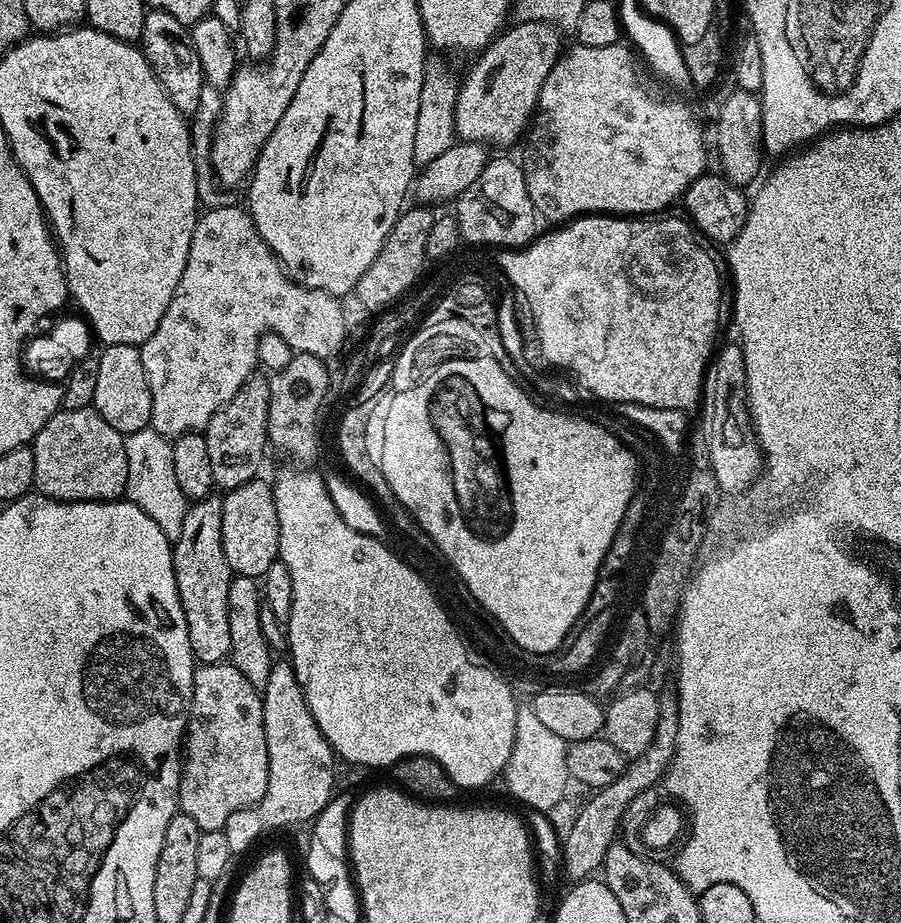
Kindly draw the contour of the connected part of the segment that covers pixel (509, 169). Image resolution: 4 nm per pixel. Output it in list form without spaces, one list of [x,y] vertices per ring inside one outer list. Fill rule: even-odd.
[[[508,156],[489,159],[488,165],[478,174],[477,180],[471,186],[466,186],[464,193],[455,201],[454,215],[458,222],[461,241],[472,244],[497,244],[500,250],[519,250],[525,244],[531,244],[538,235],[536,223],[538,217],[536,207],[530,202],[530,190],[526,190],[524,169]]]

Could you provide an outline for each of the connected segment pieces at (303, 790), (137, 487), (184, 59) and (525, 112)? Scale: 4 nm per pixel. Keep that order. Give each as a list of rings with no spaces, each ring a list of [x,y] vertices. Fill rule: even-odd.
[[[273,663],[270,678],[266,678],[266,686],[262,690],[262,699],[268,751],[268,789],[264,797],[251,808],[230,814],[222,831],[234,854],[246,851],[263,832],[312,822],[333,797],[336,788],[337,757],[322,730],[318,730],[314,714],[310,714],[306,706],[302,686],[291,663]]]
[[[151,426],[129,432],[124,437],[126,446],[126,498],[134,506],[138,506],[154,522],[158,522],[162,534],[170,541],[176,541],[182,534],[182,522],[186,522],[186,514],[190,501],[178,486],[177,475],[174,474],[174,450],[169,437],[158,434]]]
[[[152,10],[145,15],[144,29],[139,43],[158,82],[166,90],[170,102],[174,102],[178,111],[191,114],[199,106],[200,95],[206,92],[206,85],[202,66],[198,62],[198,54],[192,47],[189,29],[182,22],[178,22],[178,18],[165,12]]]
[[[516,22],[505,27],[483,52],[455,89],[456,135],[475,144],[512,144],[525,135],[542,94],[546,74],[562,54],[561,33],[552,24]]]

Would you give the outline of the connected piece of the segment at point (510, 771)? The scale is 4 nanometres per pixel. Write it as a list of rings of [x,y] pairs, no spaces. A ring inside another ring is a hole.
[[[530,706],[519,707],[515,718],[514,750],[502,773],[509,792],[529,809],[551,811],[550,808],[561,800],[567,784],[570,784],[567,749],[568,742],[551,733]]]

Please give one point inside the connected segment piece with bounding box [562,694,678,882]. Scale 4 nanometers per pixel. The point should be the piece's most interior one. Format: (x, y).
(596, 827)

